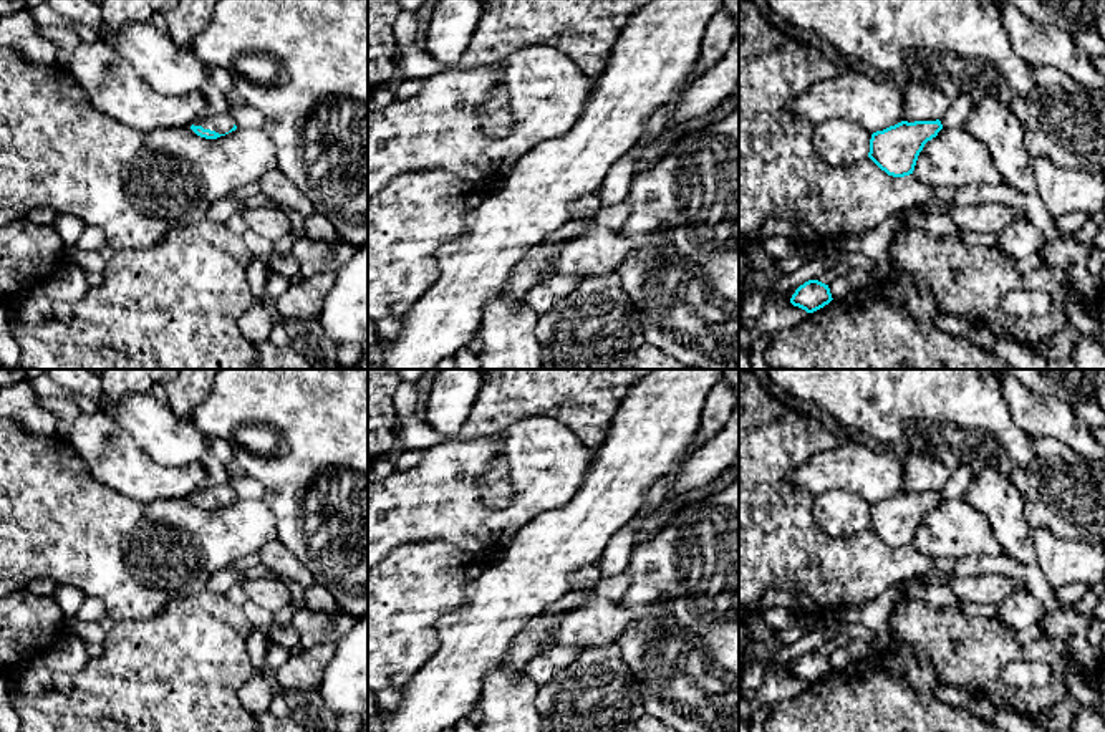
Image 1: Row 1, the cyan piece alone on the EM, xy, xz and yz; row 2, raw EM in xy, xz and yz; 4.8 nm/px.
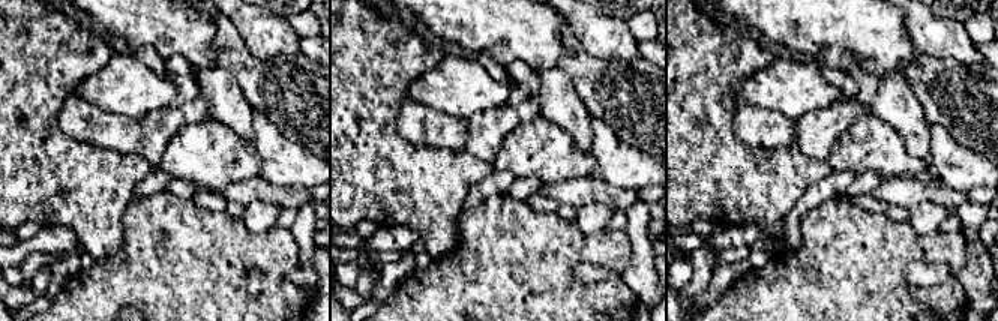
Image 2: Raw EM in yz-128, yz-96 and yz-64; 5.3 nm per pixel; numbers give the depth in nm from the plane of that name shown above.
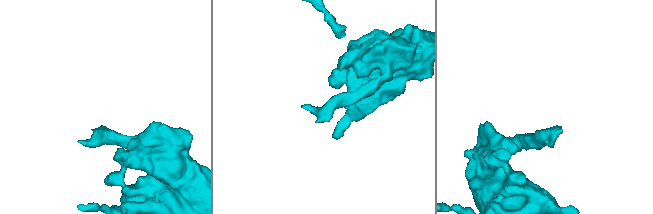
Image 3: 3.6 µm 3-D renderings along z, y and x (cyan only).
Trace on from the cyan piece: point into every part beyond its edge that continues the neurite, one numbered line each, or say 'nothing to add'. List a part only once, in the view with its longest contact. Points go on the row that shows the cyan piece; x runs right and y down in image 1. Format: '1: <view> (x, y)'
1: xy (221, 125)

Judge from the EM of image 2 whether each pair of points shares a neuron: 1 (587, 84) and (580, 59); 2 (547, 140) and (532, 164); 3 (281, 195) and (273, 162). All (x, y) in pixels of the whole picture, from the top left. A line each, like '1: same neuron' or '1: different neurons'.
1: same neuron
2: same neuron
3: different neurons

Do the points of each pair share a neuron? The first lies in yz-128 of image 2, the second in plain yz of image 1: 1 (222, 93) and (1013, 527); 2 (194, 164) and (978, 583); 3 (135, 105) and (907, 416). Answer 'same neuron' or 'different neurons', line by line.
1: same neuron
2: different neurons
3: different neurons

